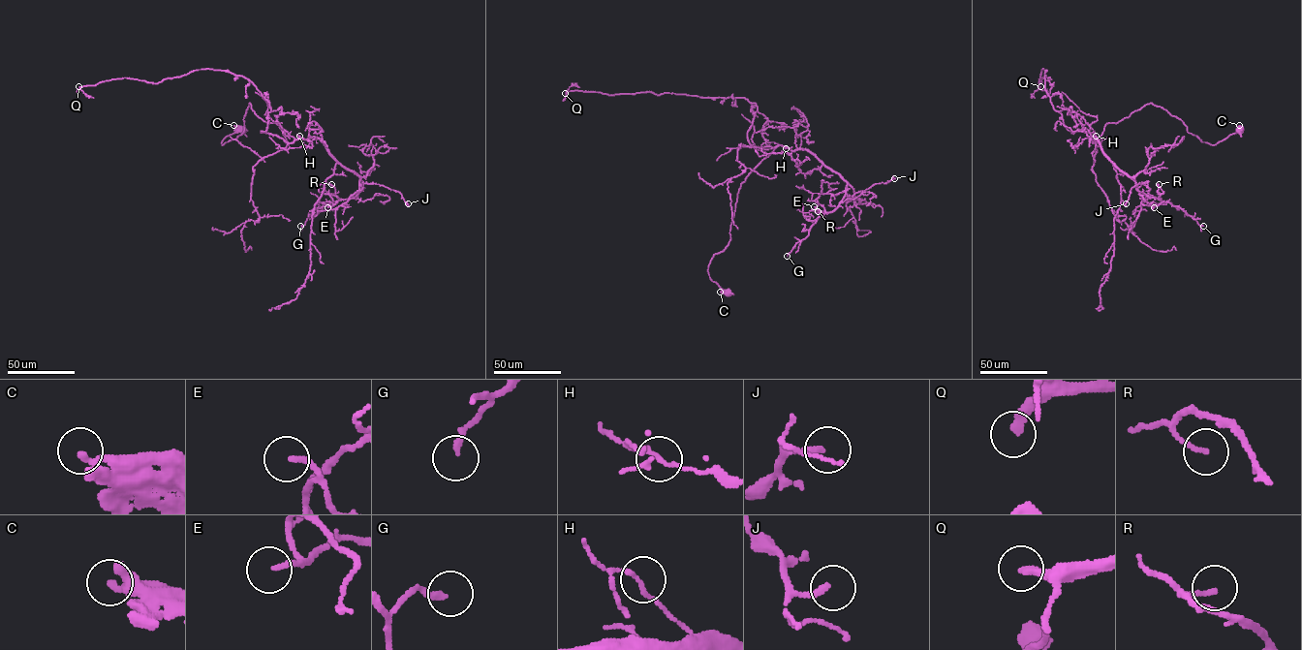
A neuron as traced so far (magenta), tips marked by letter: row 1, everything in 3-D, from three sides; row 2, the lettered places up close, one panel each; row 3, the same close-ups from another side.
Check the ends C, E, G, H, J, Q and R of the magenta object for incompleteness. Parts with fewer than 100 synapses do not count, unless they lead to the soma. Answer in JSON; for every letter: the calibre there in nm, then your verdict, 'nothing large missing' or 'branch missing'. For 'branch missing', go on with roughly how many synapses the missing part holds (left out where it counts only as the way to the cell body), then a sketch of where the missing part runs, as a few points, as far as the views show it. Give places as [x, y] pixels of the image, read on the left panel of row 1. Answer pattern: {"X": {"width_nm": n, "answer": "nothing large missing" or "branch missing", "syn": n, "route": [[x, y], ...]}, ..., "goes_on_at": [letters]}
{"C": {"width_nm": 240, "answer": "nothing large missing"}, "E": {"width_nm": 170, "answer": "nothing large missing"}, "G": {"width_nm": 200, "answer": "nothing large missing"}, "H": {"width_nm": 120, "answer": "nothing large missing"}, "J": {"width_nm": 200, "answer": "nothing large missing"}, "Q": {"width_nm": 260, "answer": "branch missing", "syn": 400}, "R": {"width_nm": 150, "answer": "nothing large missing"}, "goes_on_at": ["Q"]}

